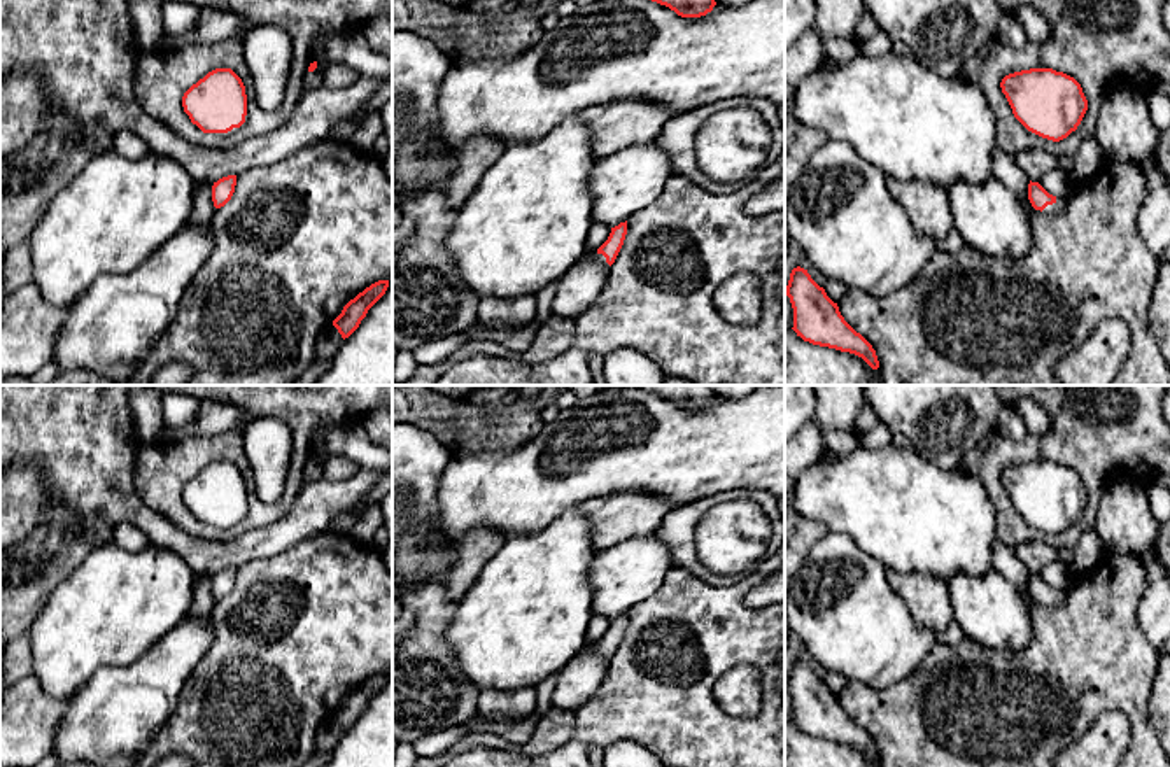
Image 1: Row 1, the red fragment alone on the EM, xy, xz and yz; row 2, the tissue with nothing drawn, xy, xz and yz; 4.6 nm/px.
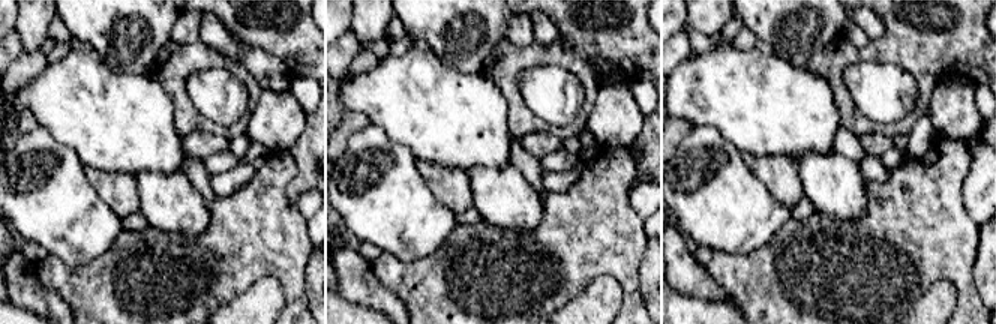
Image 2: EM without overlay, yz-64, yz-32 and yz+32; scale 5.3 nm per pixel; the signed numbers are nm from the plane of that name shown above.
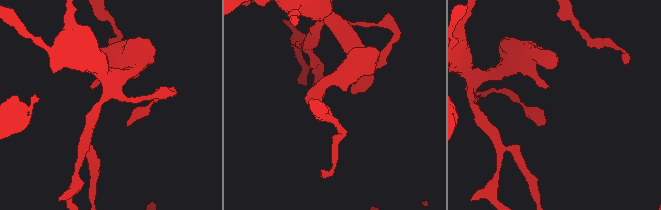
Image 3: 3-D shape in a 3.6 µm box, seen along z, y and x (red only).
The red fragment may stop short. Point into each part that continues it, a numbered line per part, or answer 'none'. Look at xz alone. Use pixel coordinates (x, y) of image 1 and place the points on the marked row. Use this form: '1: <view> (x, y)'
1: xz (578, 288)

